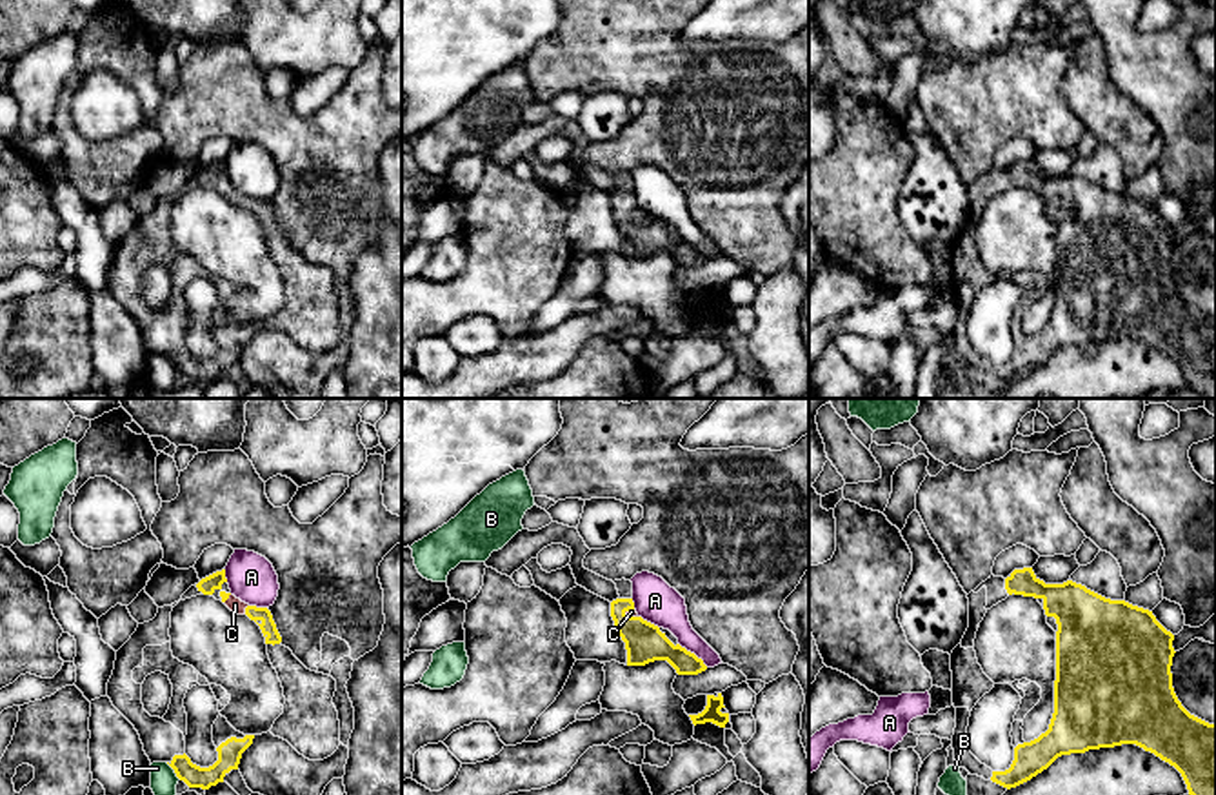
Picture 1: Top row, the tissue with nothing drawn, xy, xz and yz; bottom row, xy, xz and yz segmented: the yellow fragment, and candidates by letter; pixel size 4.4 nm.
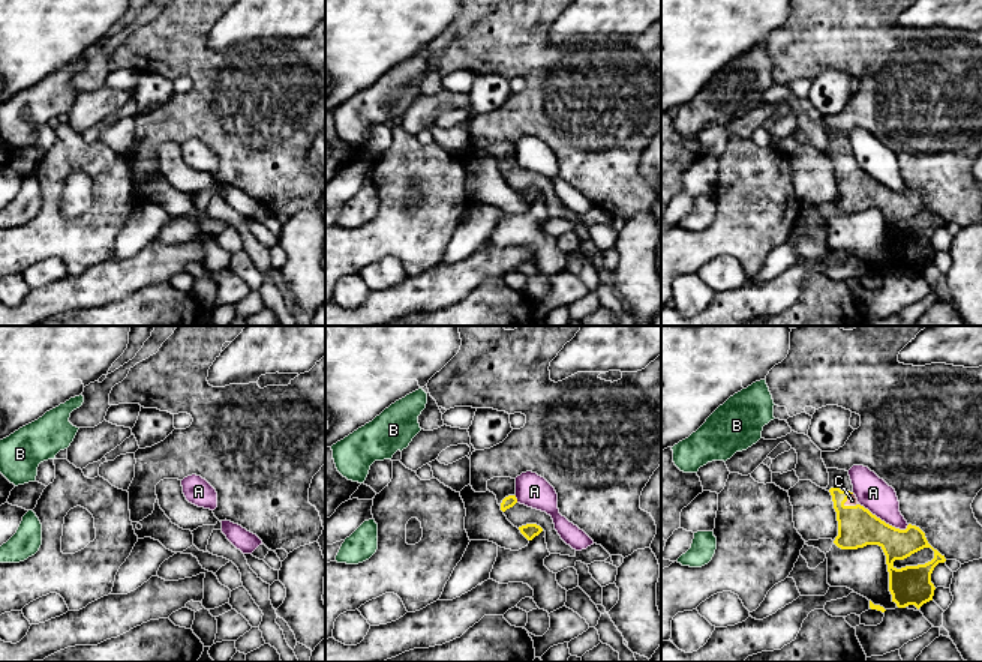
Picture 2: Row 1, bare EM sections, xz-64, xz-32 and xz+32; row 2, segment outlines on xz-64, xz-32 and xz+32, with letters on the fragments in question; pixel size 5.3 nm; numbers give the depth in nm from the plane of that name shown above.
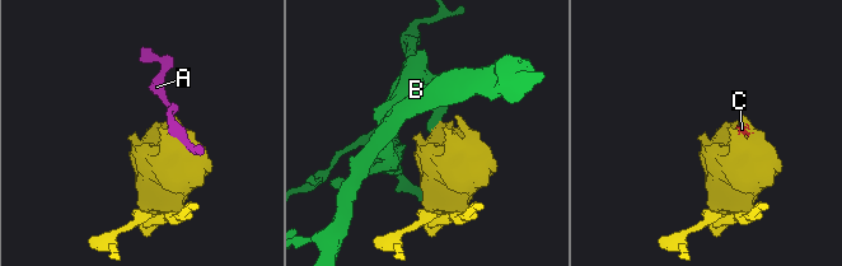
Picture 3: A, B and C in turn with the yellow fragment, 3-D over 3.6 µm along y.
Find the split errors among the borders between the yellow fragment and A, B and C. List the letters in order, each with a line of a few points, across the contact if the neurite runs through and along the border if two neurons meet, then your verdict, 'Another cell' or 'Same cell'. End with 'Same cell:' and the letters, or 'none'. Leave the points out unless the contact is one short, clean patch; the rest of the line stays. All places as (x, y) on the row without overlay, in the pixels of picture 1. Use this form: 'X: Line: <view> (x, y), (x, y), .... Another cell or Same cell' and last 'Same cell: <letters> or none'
A: Another cell
B: Another cell
C: Same cell
Same cell: C

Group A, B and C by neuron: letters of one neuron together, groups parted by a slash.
A / B / C

